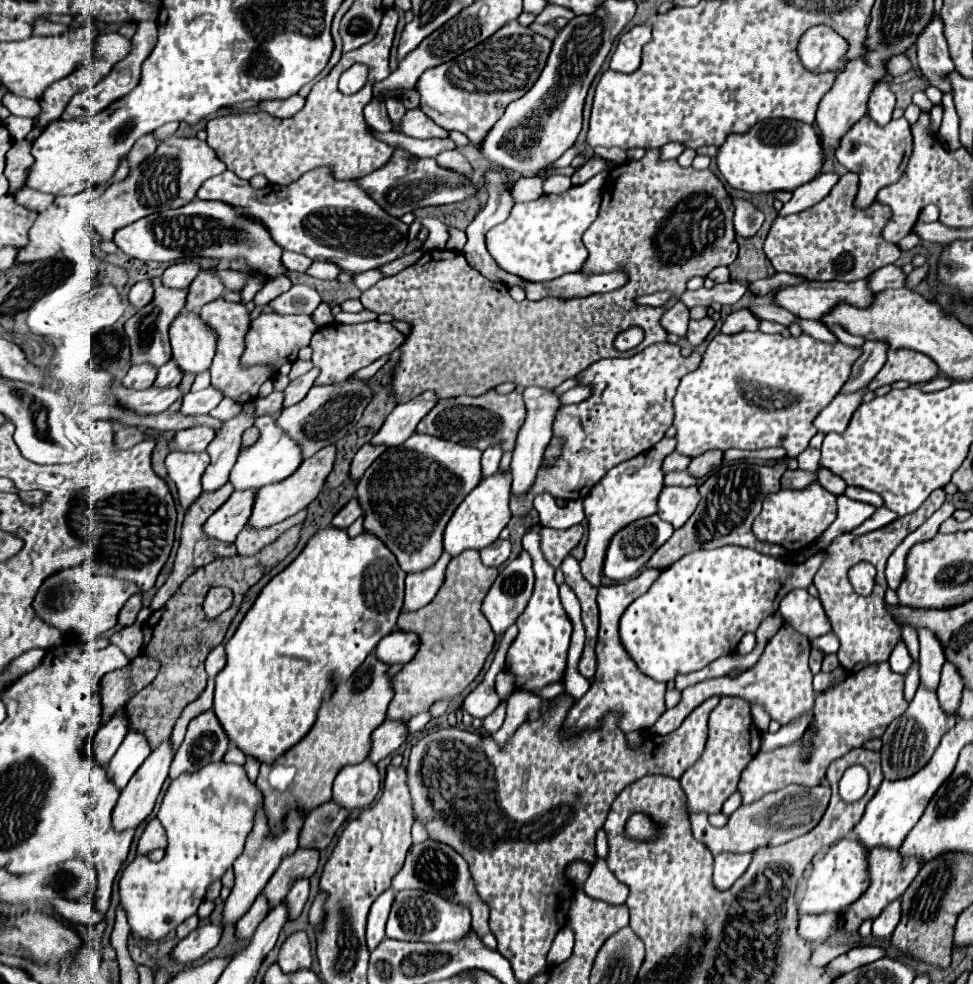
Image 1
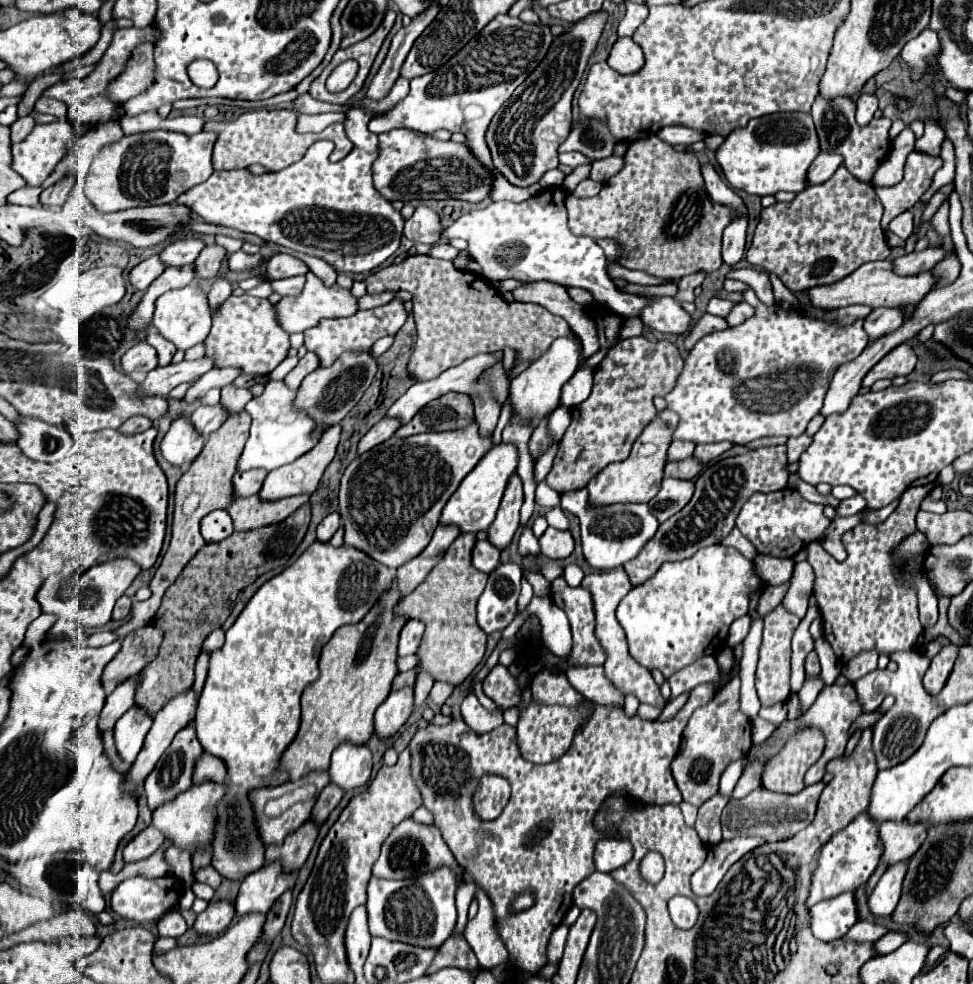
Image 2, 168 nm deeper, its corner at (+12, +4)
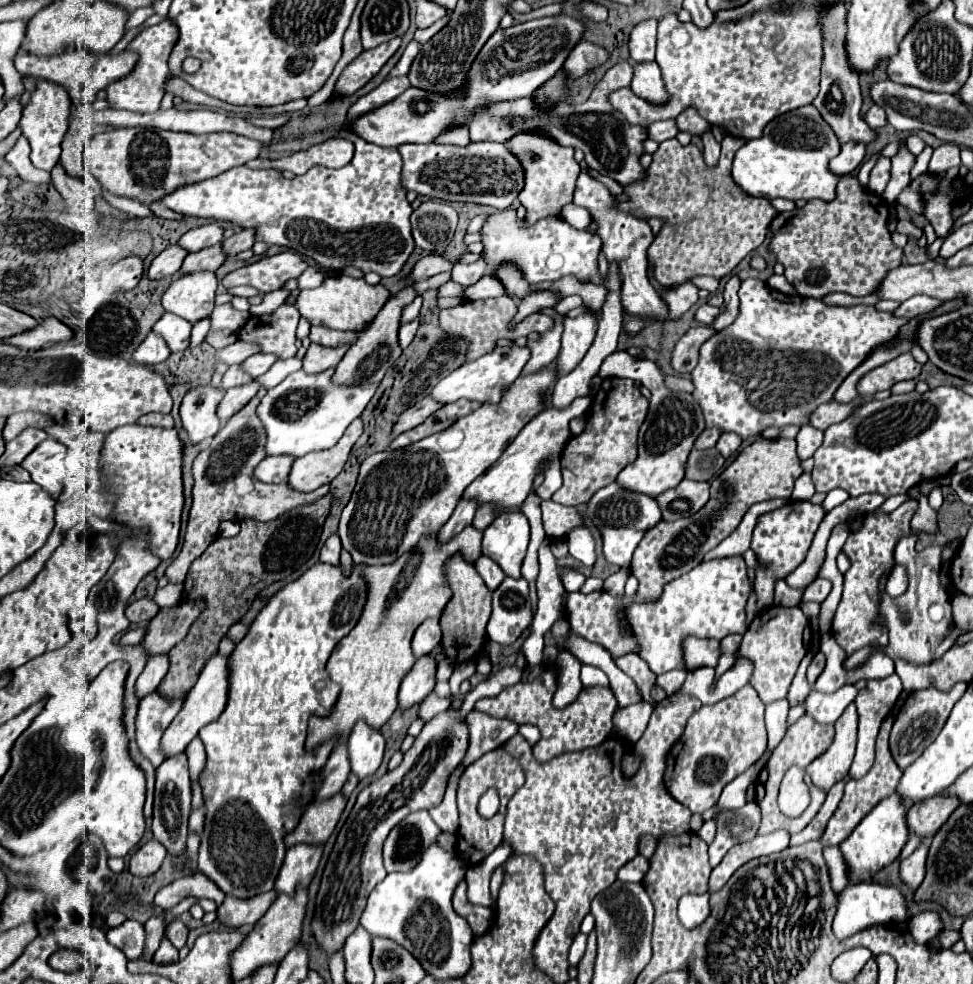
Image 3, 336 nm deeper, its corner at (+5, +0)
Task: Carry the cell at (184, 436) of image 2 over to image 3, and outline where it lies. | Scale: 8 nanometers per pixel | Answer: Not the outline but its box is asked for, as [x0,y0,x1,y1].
[181,386,223,444]

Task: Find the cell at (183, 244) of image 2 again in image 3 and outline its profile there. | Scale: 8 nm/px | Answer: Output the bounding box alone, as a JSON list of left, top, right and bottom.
[179,222,223,254]

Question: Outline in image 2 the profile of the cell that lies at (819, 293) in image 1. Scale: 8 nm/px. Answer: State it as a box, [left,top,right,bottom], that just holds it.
[808,260,936,310]

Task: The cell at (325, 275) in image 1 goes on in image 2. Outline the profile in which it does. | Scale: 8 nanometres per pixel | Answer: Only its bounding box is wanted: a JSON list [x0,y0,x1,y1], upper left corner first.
[264,254,308,280]

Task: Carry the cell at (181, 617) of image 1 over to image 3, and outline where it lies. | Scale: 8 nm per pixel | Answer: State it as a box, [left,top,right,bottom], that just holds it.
[157,494,331,700]

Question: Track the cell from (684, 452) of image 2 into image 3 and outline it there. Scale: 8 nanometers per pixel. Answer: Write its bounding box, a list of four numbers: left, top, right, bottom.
[693,430,719,450]

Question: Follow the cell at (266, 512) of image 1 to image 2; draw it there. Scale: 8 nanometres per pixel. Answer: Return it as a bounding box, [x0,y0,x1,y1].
[260,424,342,500]

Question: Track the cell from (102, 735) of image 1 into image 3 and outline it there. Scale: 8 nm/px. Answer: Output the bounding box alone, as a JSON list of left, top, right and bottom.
[135,656,169,700]

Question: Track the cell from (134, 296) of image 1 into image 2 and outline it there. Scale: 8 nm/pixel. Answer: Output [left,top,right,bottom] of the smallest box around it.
[130,256,166,290]

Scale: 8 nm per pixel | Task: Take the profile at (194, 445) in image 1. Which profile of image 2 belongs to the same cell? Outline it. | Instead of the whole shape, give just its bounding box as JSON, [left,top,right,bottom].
[190,404,228,436]

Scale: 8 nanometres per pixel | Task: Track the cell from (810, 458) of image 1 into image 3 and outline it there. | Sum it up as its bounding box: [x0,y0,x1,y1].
[797,426,823,460]

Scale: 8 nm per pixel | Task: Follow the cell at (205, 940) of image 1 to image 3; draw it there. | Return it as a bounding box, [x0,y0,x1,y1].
[217,892,277,928]

